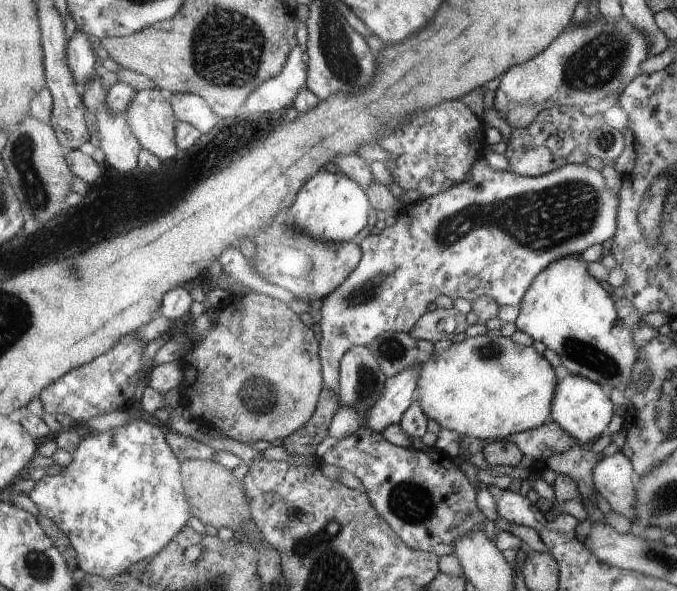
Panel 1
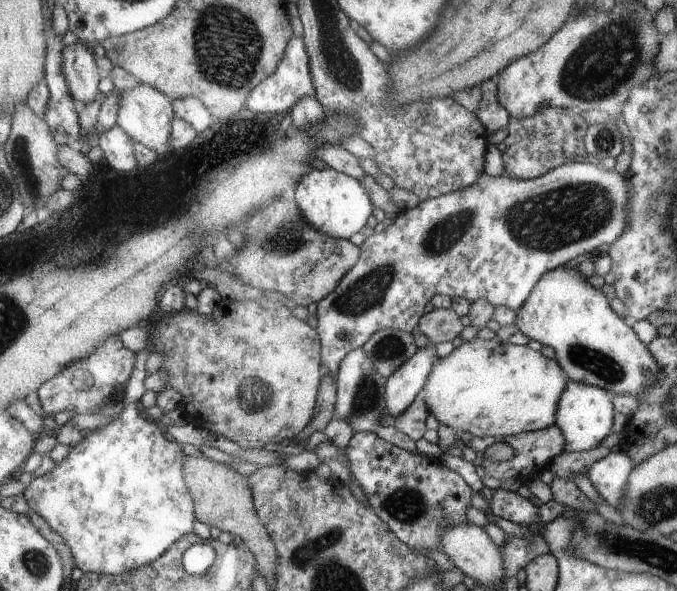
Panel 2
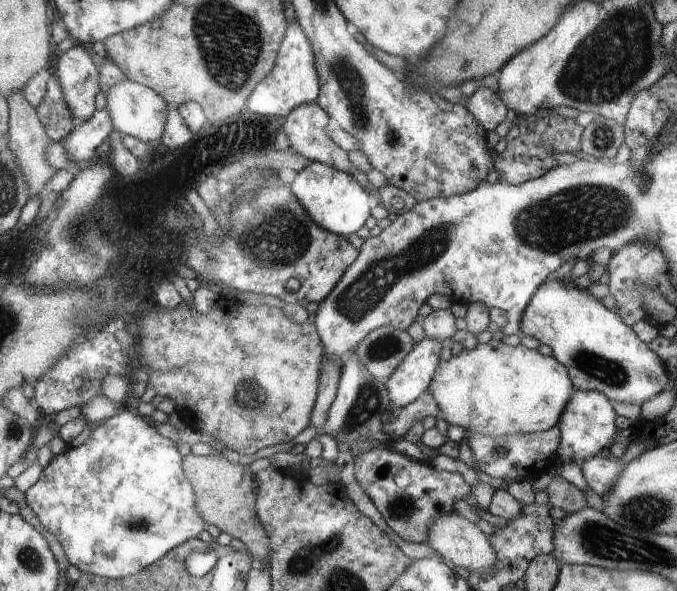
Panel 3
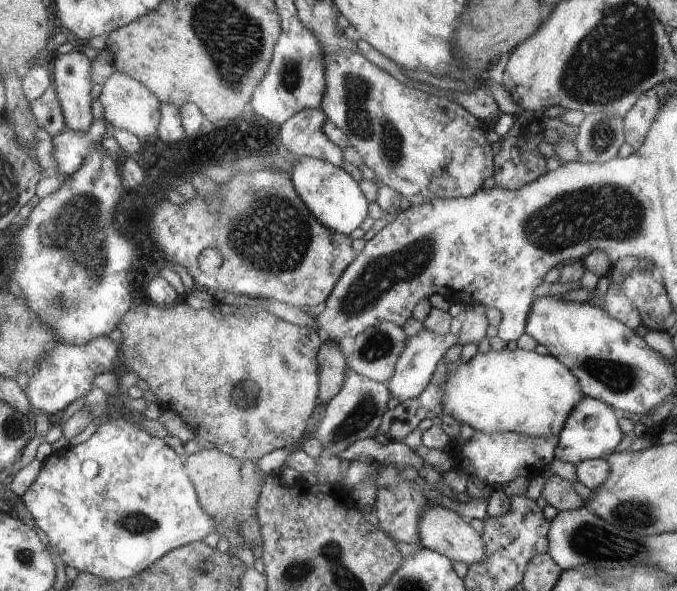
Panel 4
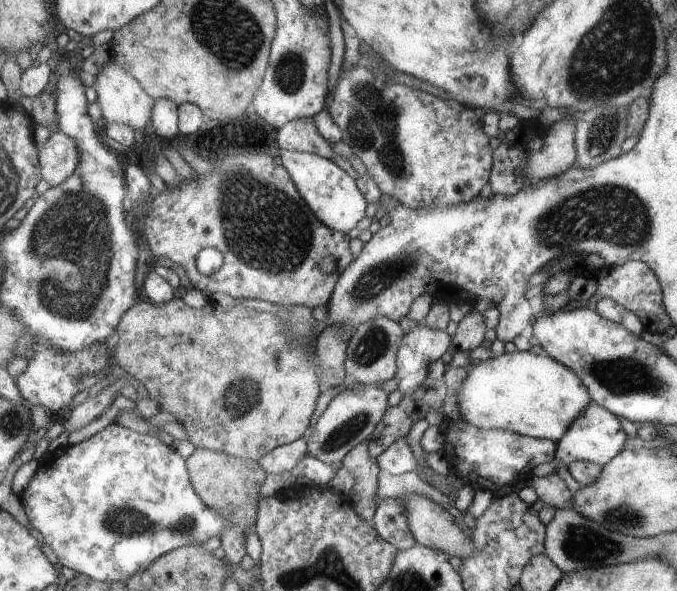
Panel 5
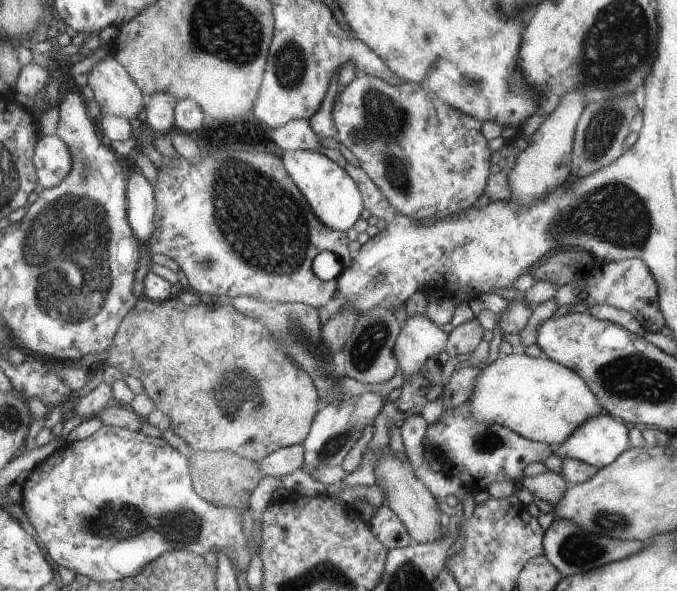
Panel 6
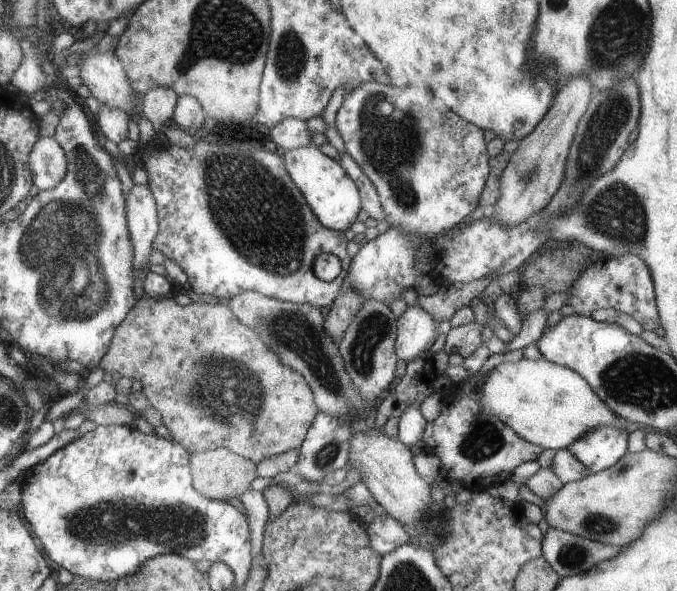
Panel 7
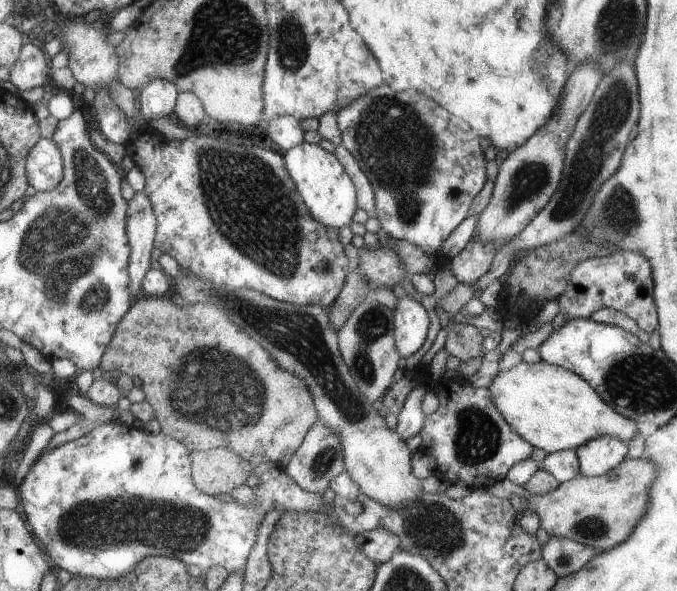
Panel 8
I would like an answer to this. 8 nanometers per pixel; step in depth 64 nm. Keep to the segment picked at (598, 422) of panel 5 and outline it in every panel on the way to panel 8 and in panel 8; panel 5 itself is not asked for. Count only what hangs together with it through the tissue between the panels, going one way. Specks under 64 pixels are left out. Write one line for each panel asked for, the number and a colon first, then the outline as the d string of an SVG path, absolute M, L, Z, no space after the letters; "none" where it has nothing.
6: M601 414L601 416L589 418L581 428L577 428L573 432L573 436L569 440L565 440L565 444L555 448L555 454L561 460L581 460L581 462L593 464L601 470L601 468L607 468L607 466L615 464L615 460L621 458L629 450L629 444L633 444L629 440L629 430L631 428L625 420L619 420L611 414Z
7: M605 426L597 428L583 438L575 440L575 444L569 446L569 450L585 464L593 474L605 472L619 464L619 460L629 452L627 440L631 432L625 432L615 426Z
8: M599 436L589 444L583 444L577 454L583 478L599 478L611 474L623 460L627 460L629 444L615 436Z

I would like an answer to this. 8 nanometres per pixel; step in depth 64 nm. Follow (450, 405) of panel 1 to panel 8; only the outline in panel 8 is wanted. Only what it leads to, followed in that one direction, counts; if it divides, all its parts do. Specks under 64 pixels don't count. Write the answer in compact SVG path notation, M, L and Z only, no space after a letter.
M521 362L511 370L501 370L489 390L493 402L497 402L499 412L513 430L533 448L545 450L547 454L579 450L599 436L615 436L629 444L641 434L639 424L617 414L585 378L567 368L549 366L549 362Z

